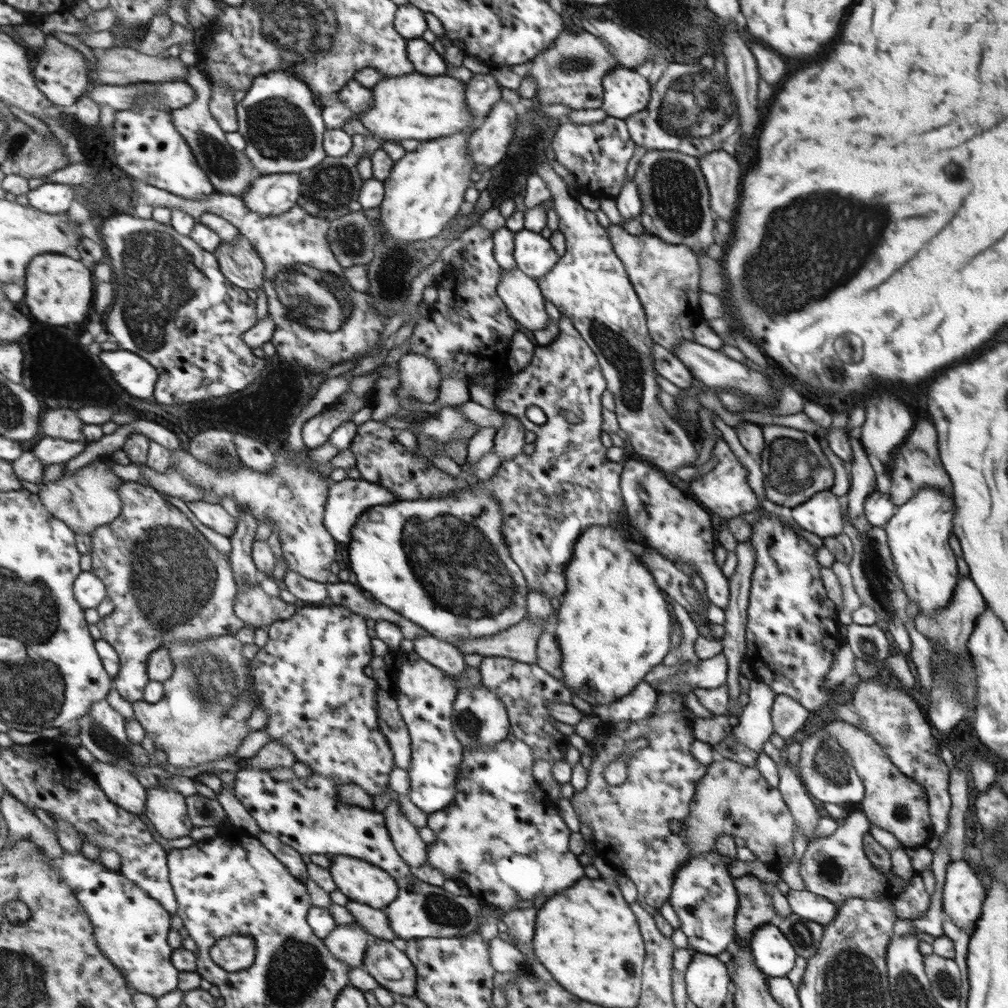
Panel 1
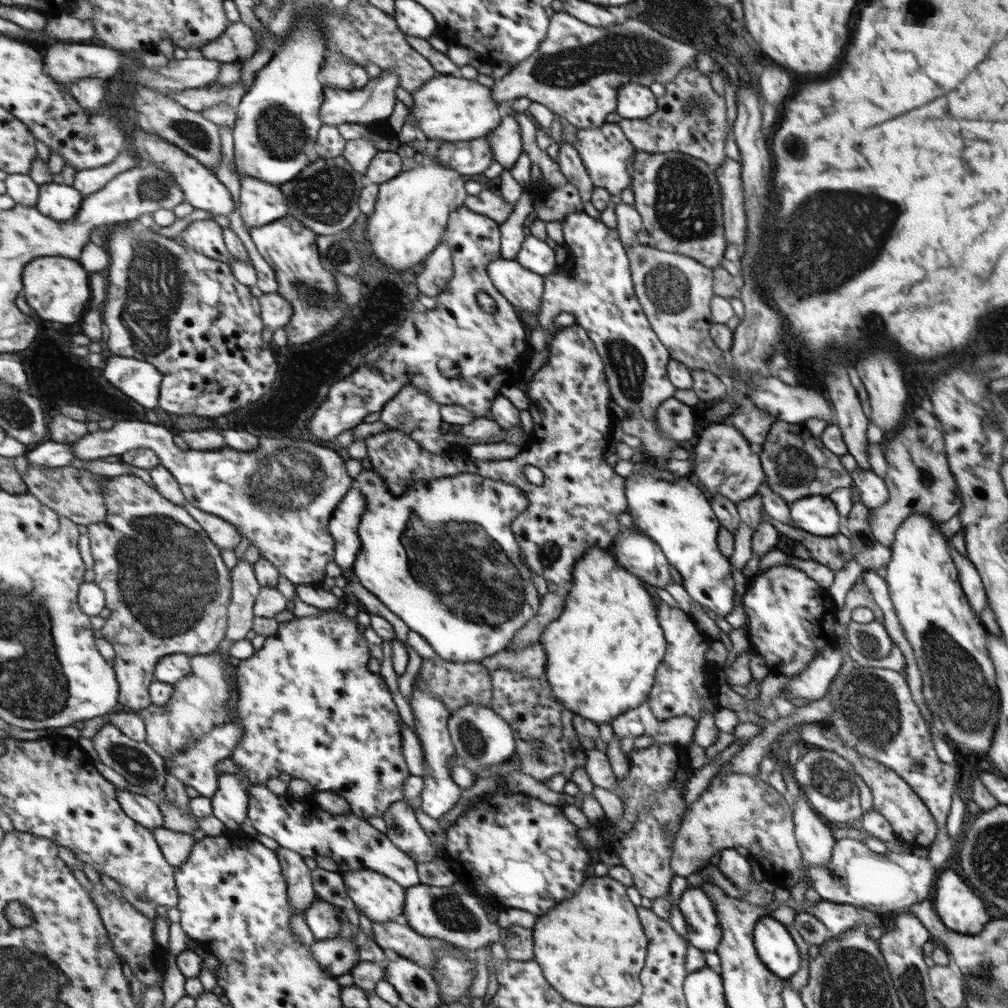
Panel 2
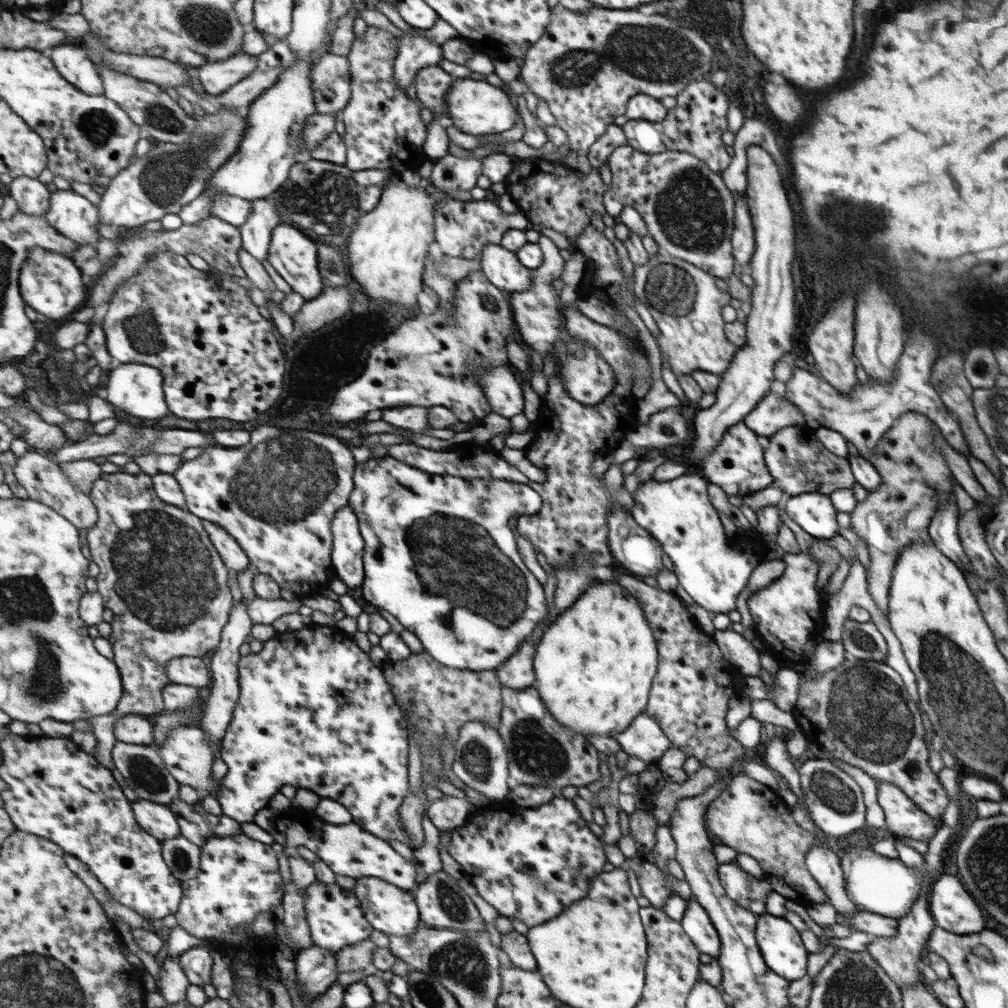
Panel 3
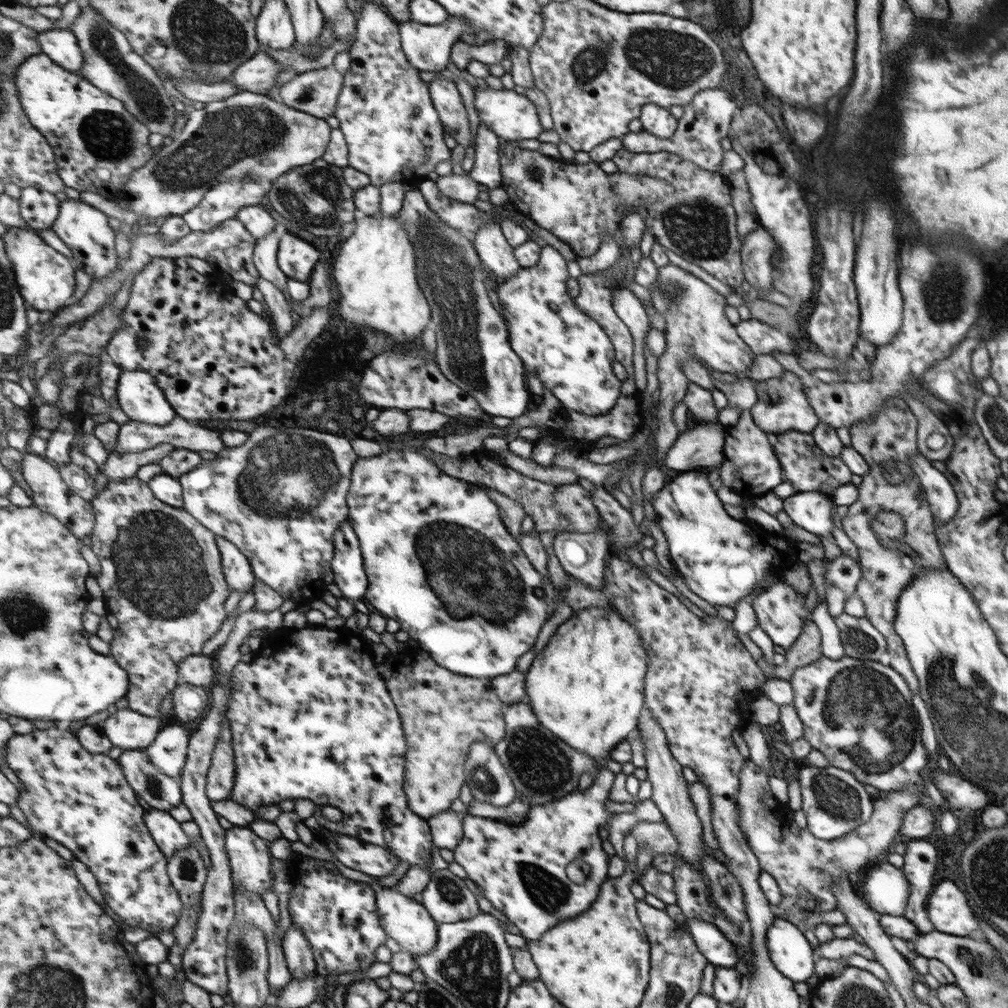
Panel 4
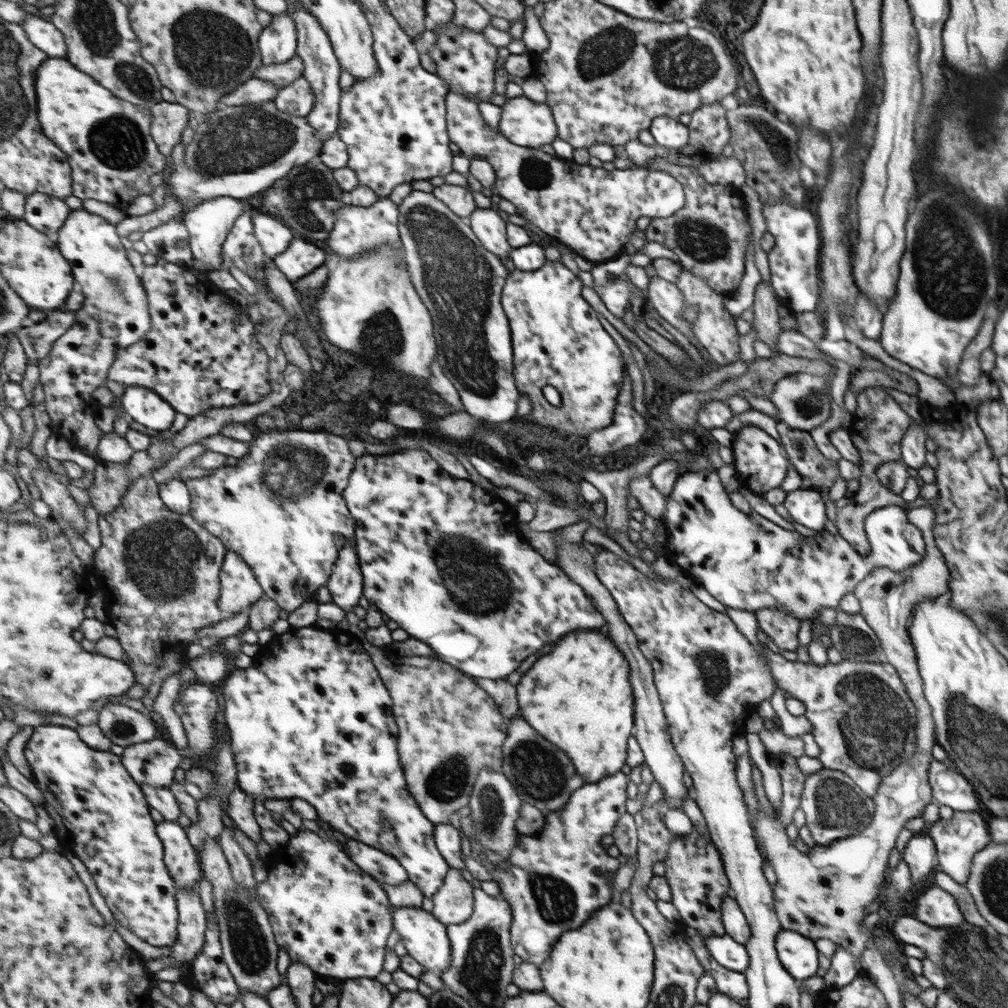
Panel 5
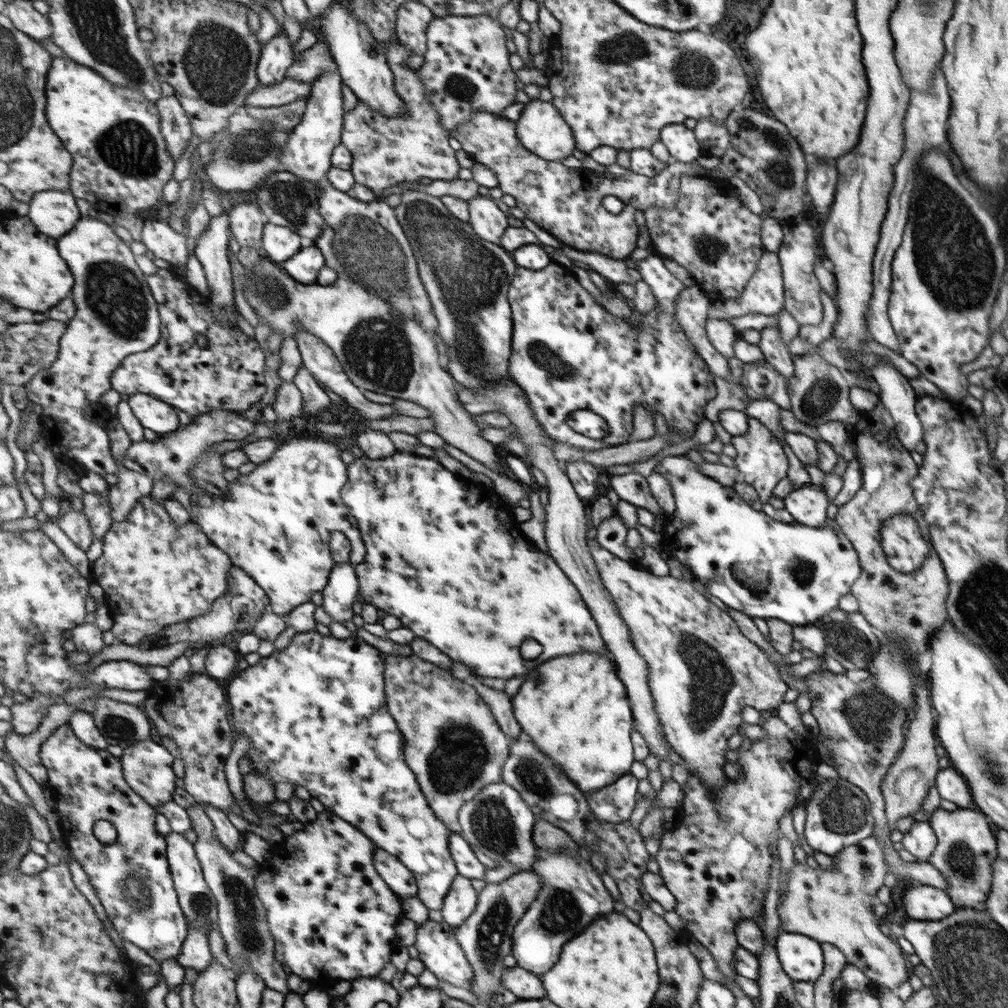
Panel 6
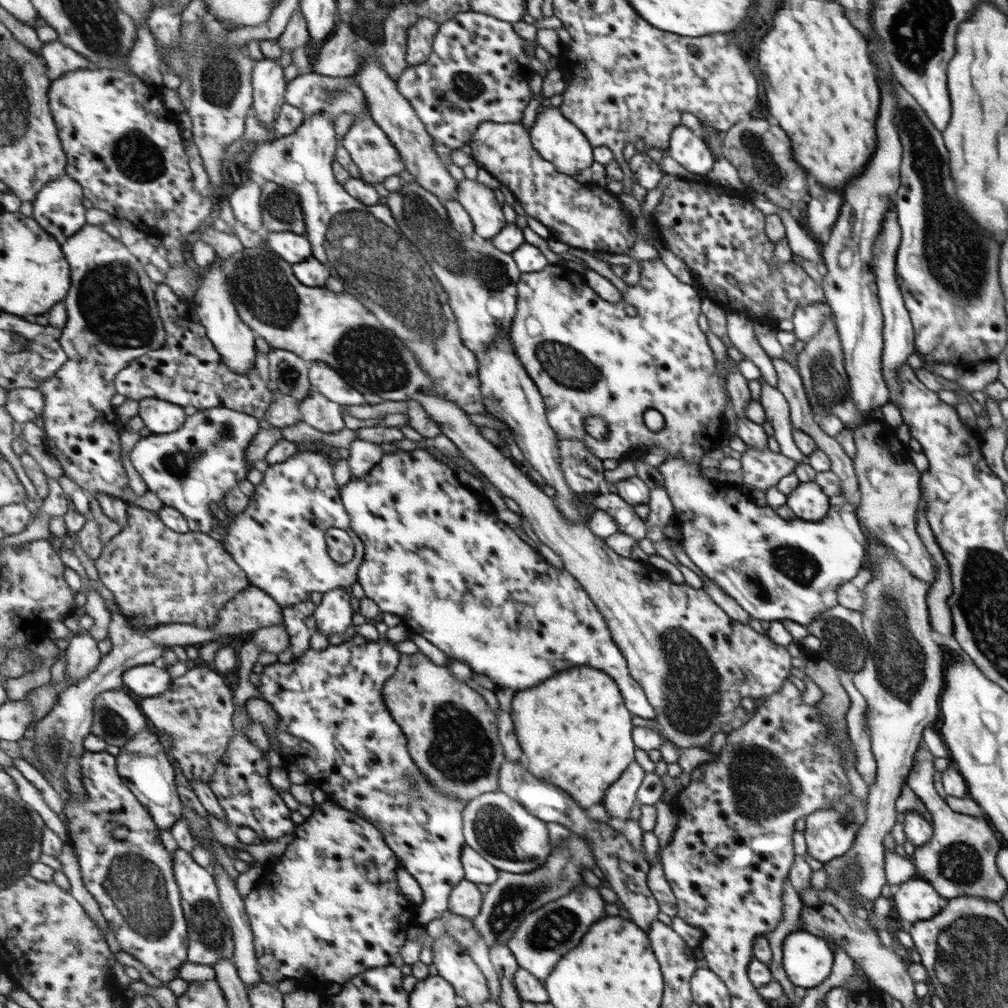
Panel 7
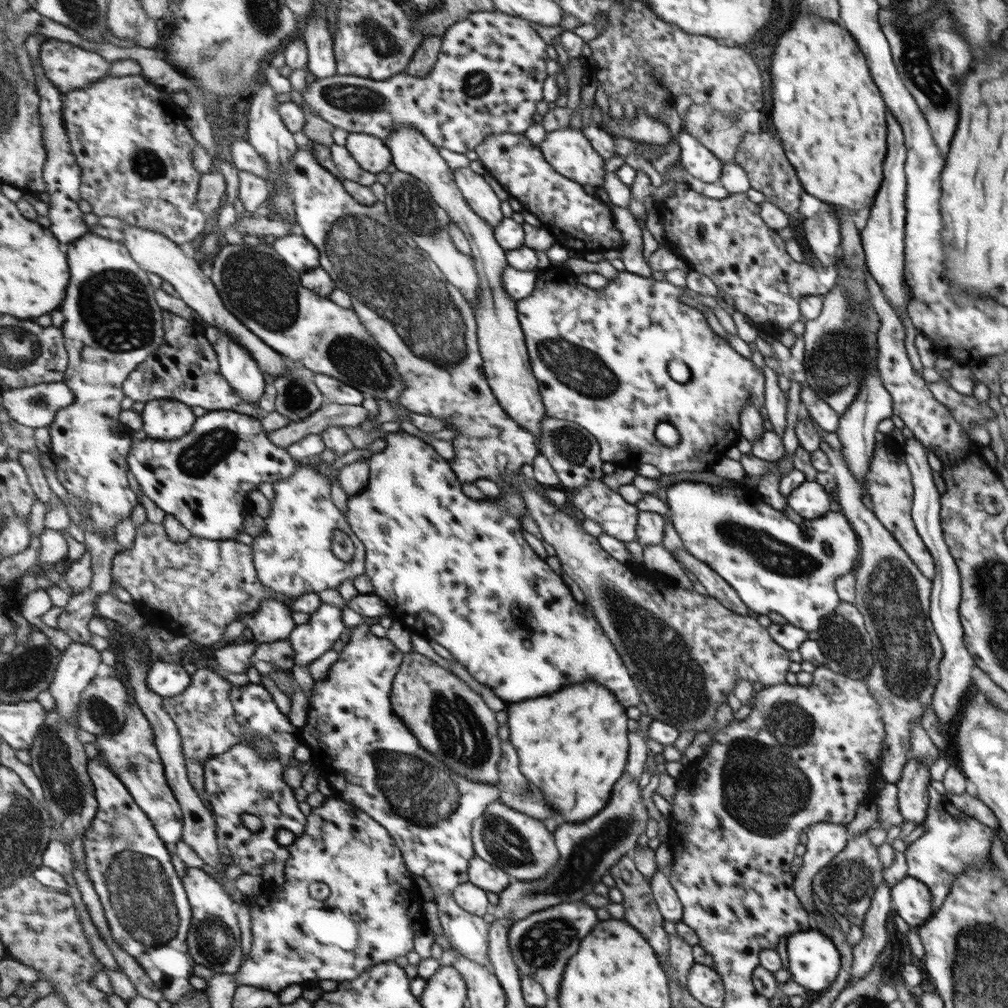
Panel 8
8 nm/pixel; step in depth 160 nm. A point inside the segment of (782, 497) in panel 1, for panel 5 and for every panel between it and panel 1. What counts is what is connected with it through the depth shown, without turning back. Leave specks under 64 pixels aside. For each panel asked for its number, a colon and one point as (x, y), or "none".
2: (797, 464)
3: (798, 462)
4: (804, 464)
5: (803, 455)

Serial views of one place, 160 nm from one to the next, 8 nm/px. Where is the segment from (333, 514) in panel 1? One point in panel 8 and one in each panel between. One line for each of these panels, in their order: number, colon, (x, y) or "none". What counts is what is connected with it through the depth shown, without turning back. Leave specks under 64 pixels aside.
2: (345, 526)
3: (348, 554)
4: (348, 564)
5: (346, 585)
6: (339, 596)
7: (334, 614)
8: (311, 640)

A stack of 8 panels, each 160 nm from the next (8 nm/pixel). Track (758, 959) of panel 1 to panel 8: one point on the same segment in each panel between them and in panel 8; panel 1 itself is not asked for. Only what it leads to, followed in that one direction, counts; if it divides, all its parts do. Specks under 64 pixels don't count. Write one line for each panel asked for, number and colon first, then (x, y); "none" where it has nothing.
2: (774, 946)
3: (783, 952)
4: (791, 955)
5: (798, 956)
6: (800, 956)
7: (806, 959)
8: (813, 960)

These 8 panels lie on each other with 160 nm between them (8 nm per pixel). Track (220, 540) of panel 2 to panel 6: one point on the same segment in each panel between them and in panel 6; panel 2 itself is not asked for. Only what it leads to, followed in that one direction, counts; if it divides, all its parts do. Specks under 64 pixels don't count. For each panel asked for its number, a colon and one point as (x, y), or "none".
3: (236, 559)
4: (238, 570)
5: (240, 590)
6: (240, 608)

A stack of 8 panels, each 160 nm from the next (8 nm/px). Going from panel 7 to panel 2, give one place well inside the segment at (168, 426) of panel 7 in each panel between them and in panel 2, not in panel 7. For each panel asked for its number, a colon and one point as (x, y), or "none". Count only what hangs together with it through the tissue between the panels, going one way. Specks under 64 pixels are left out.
2: (141, 380)
3: (138, 389)
4: (139, 395)
5: (145, 406)
6: (159, 416)

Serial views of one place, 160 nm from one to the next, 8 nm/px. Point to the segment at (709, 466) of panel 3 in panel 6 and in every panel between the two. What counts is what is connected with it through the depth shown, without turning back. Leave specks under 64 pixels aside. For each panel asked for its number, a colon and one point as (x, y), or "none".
4: (749, 468)
5: (757, 459)
6: (760, 460)

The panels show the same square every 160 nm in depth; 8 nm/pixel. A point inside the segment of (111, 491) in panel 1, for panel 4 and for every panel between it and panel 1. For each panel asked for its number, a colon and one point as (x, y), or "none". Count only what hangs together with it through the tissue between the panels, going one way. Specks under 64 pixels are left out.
2: (75, 493)
3: (45, 480)
4: (52, 494)

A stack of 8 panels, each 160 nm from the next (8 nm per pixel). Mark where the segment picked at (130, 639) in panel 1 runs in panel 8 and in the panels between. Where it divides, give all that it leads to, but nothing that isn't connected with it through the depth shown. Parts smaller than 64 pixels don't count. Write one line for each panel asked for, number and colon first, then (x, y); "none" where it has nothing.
2: (166, 584)
3: (161, 575)
4: (162, 577)
5: (162, 569)
6: (157, 573)
7: (159, 576)
8: (197, 588)

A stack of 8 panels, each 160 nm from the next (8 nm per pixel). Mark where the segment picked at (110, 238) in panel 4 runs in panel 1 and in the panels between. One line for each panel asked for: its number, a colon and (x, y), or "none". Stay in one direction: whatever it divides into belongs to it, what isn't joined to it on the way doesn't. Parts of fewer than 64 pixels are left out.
1: (50, 198)
2: (62, 202)
3: (73, 215)

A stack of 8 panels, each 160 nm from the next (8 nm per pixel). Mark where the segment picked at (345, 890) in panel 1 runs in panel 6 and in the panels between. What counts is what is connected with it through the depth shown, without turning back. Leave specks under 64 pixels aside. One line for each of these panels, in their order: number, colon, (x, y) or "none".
2: (378, 897)
3: (392, 910)
4: (409, 923)
5: (425, 937)
6: (439, 948)

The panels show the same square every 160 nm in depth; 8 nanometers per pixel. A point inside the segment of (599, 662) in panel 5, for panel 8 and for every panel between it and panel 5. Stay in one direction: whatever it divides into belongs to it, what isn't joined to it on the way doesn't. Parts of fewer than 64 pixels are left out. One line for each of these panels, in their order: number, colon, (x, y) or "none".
6: (580, 716)
7: (575, 731)
8: (573, 746)

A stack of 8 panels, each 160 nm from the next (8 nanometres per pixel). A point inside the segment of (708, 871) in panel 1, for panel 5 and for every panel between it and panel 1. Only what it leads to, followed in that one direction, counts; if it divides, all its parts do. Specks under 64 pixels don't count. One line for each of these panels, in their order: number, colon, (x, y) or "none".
2: (703, 930)
3: (699, 928)
4: (720, 951)
5: (731, 954)

